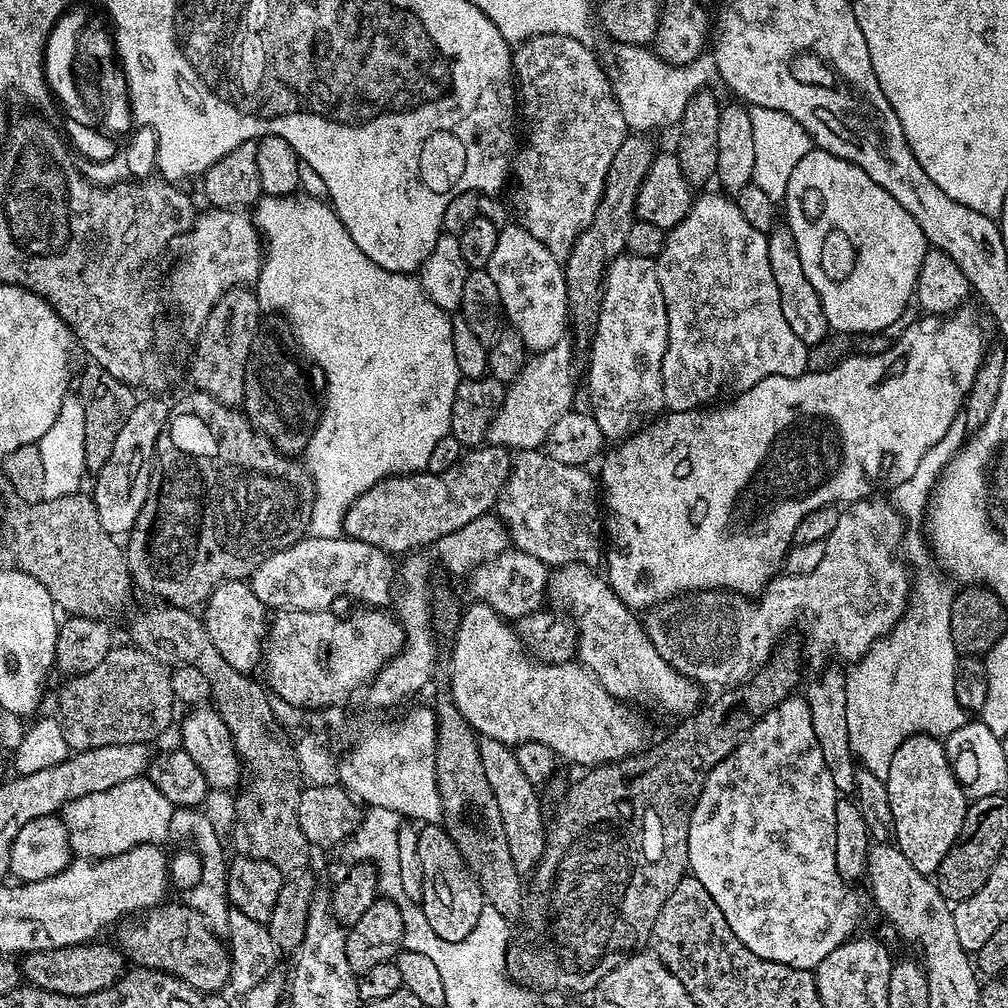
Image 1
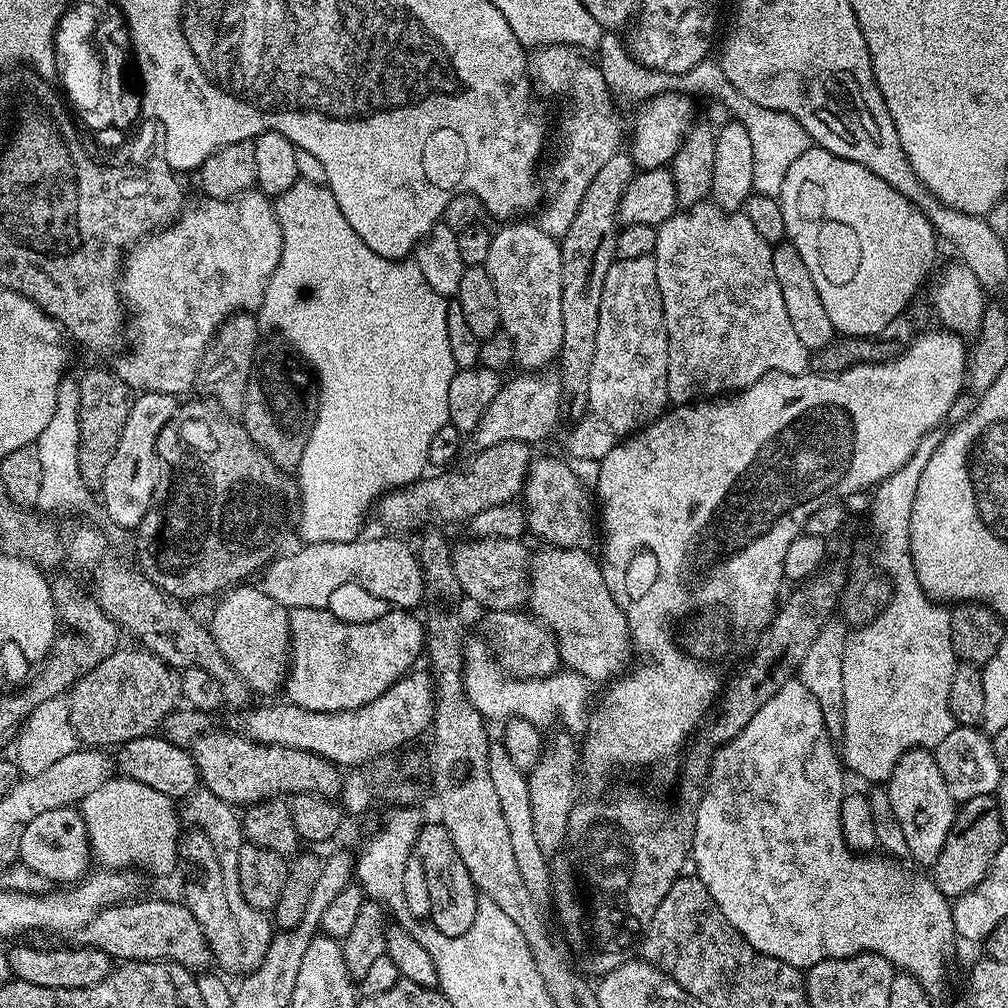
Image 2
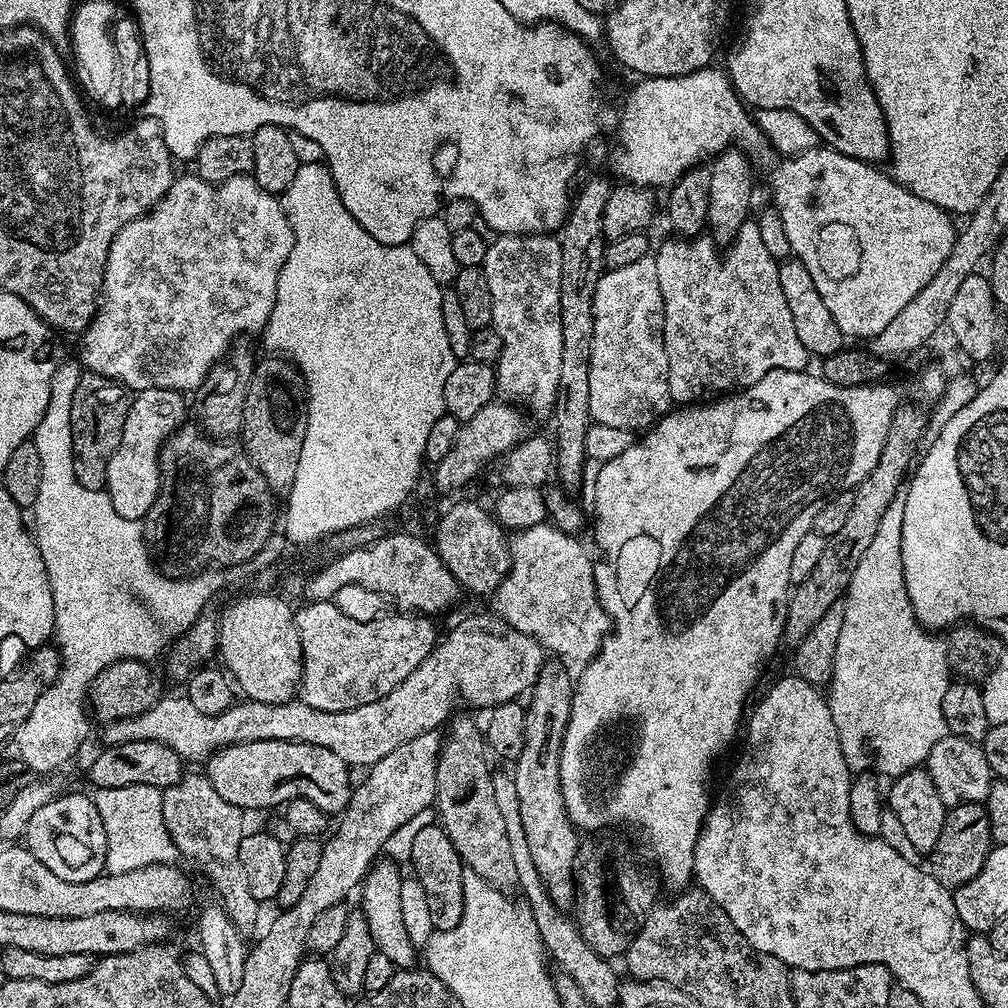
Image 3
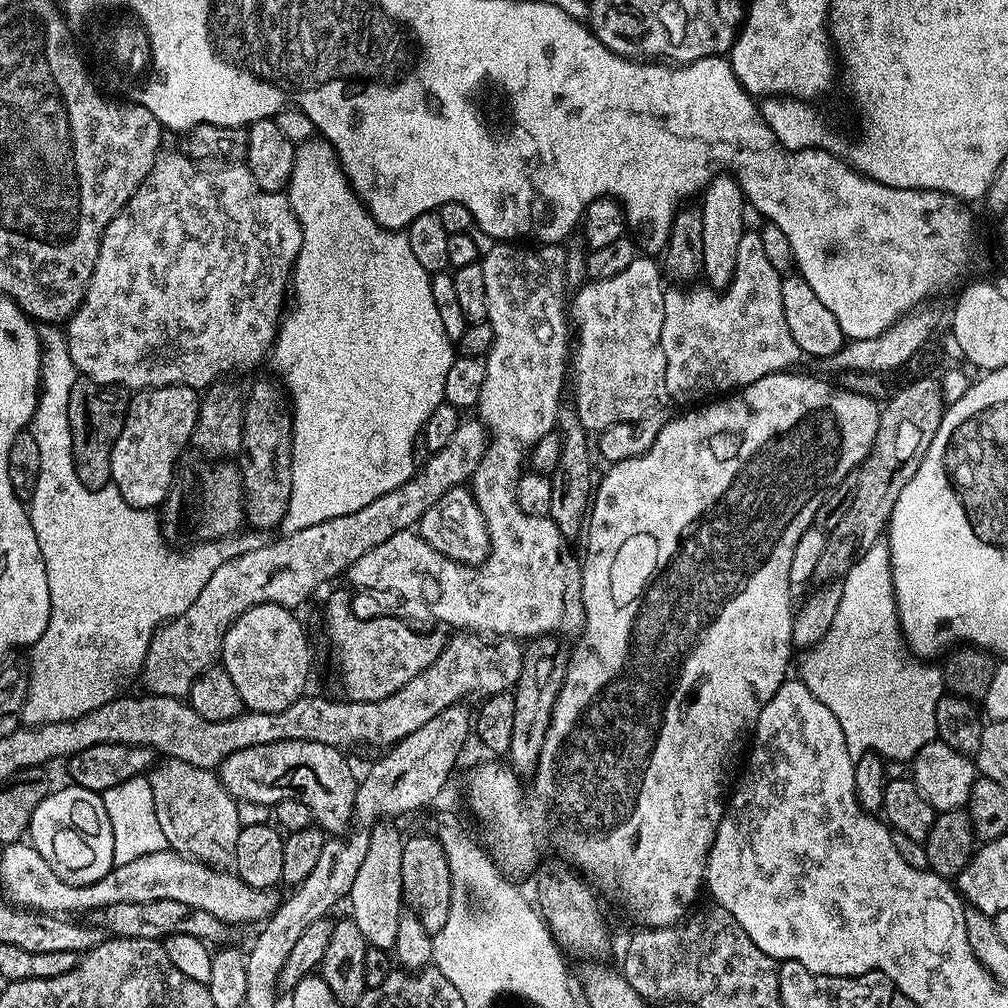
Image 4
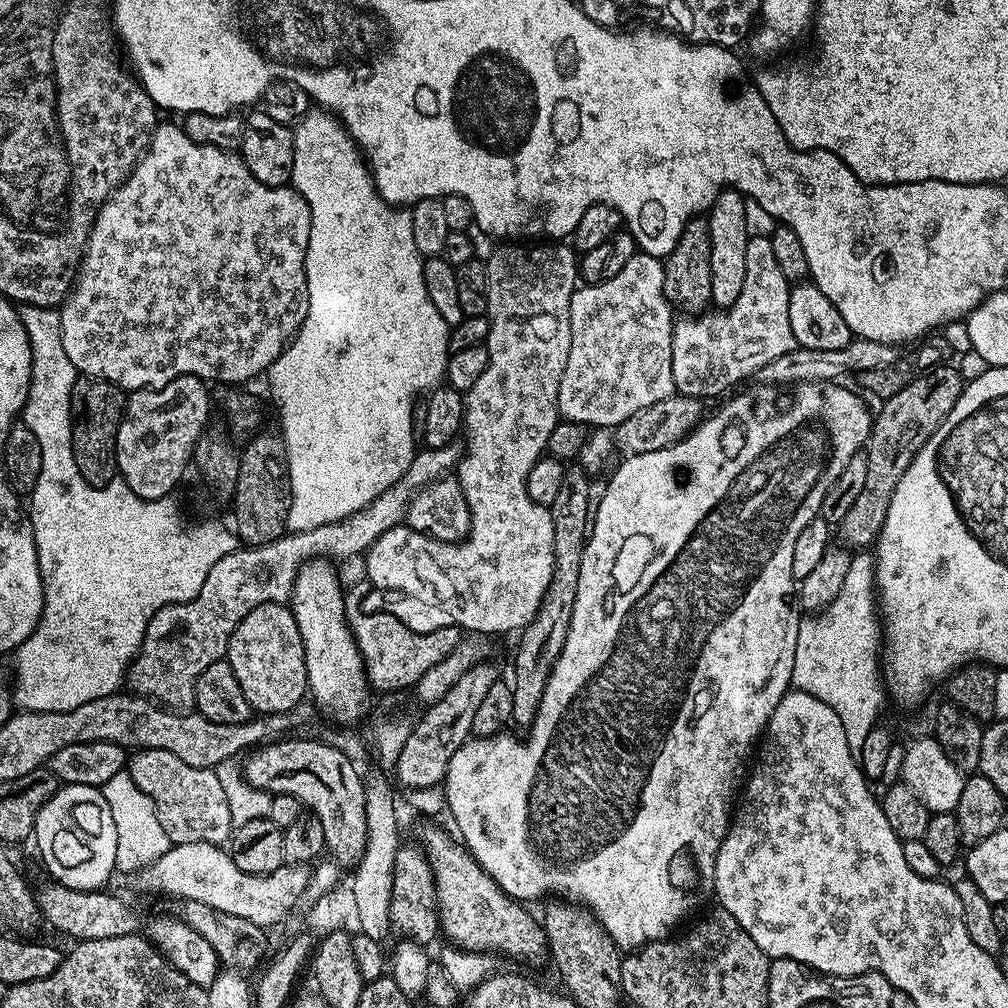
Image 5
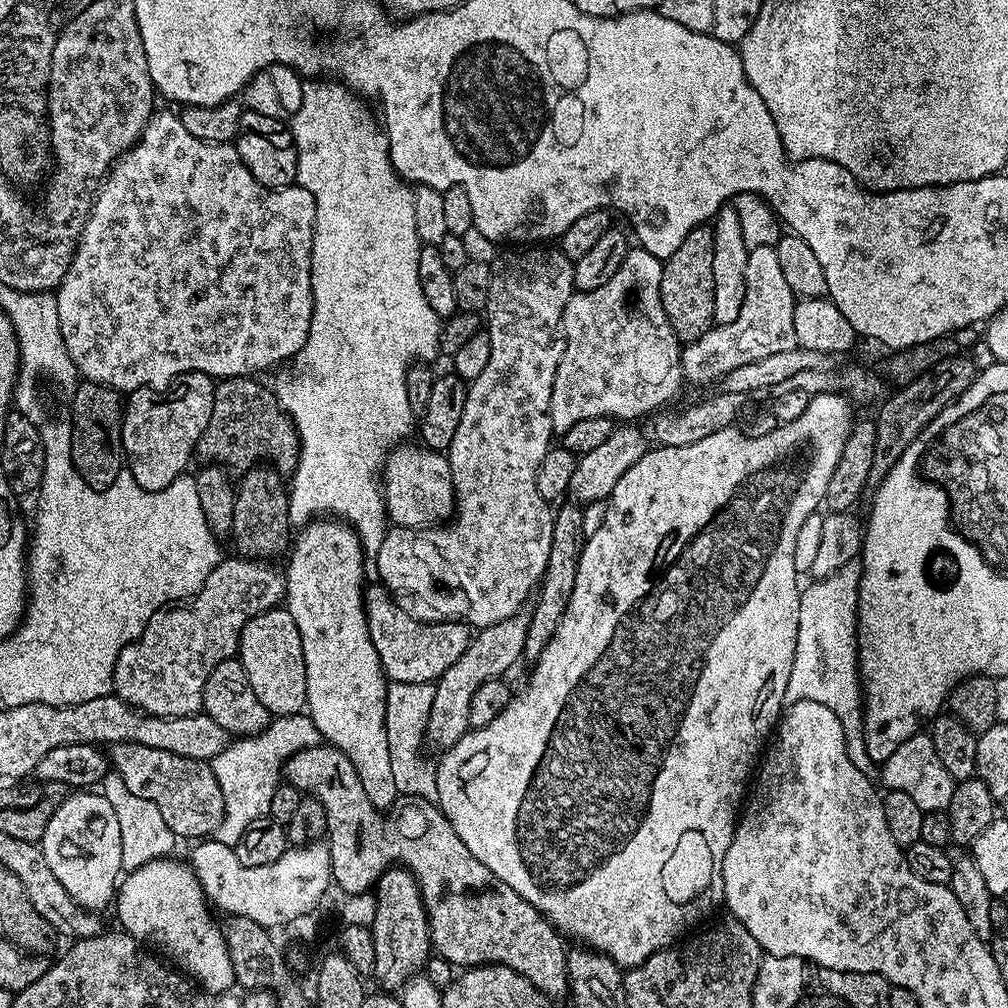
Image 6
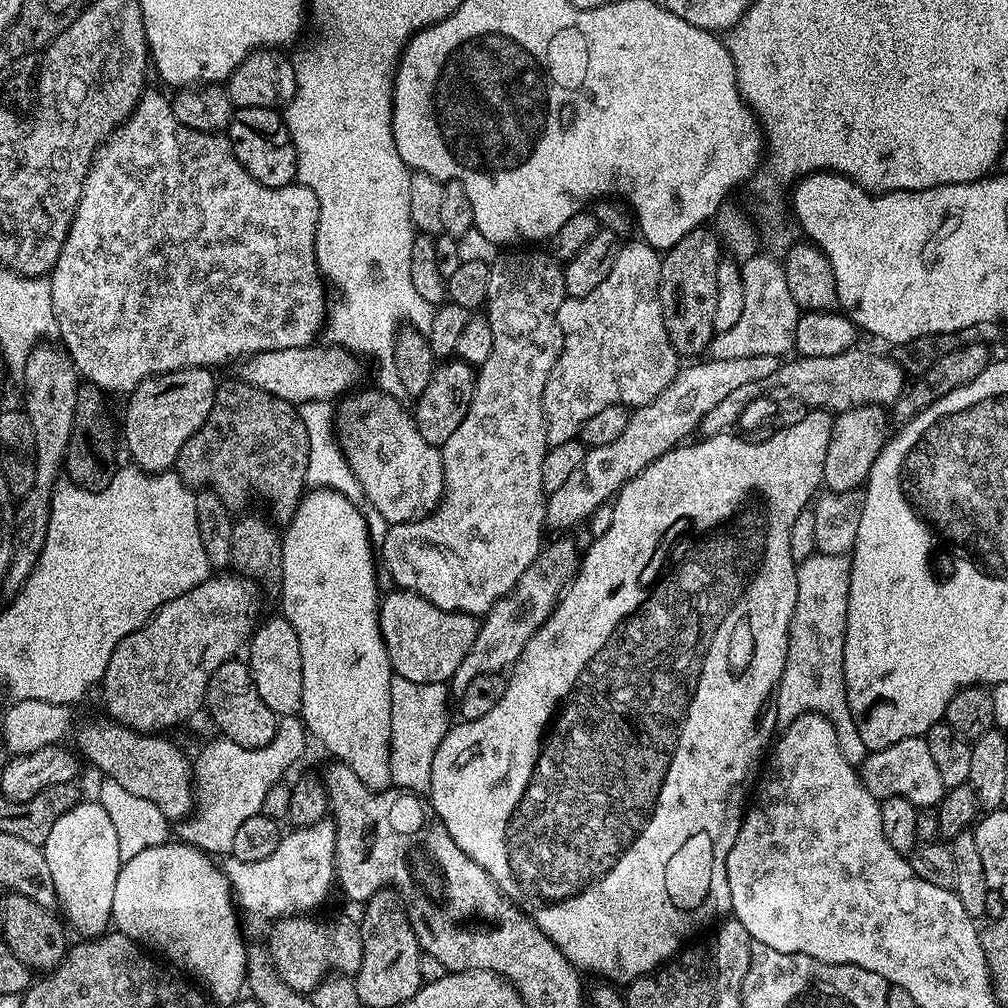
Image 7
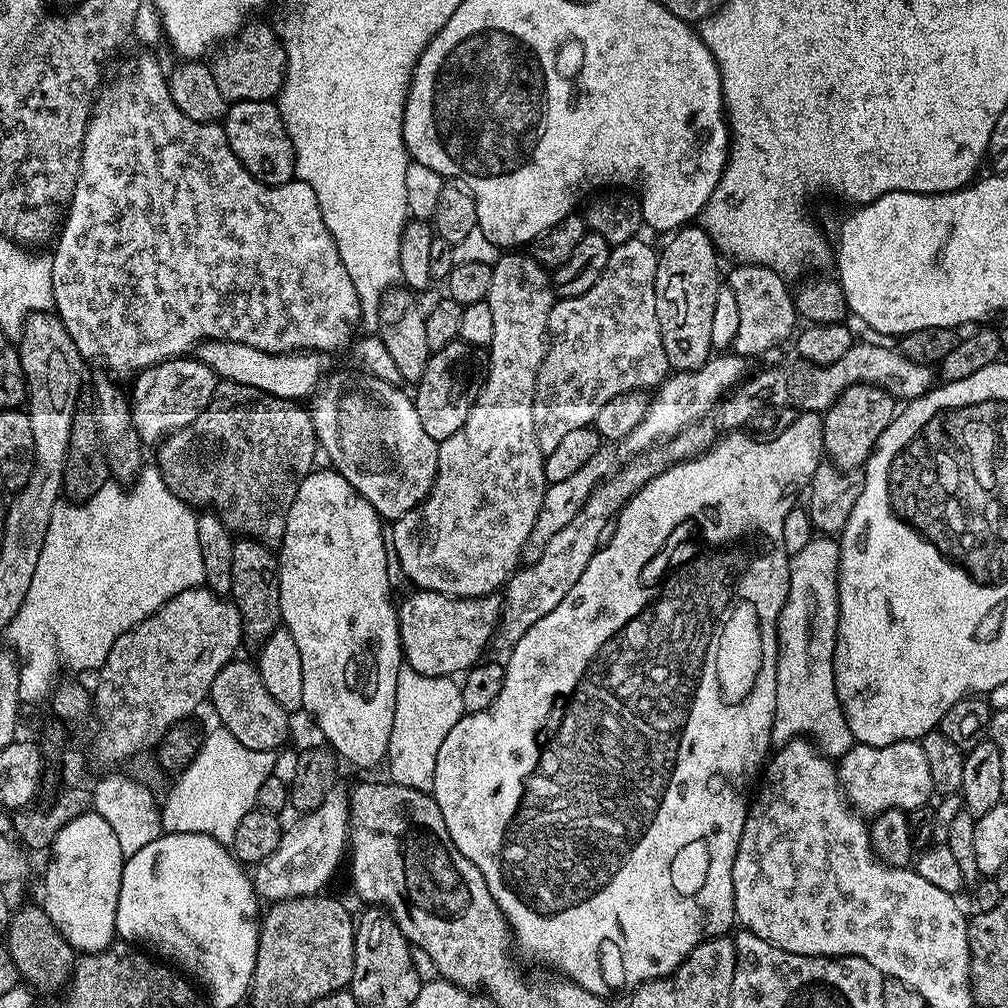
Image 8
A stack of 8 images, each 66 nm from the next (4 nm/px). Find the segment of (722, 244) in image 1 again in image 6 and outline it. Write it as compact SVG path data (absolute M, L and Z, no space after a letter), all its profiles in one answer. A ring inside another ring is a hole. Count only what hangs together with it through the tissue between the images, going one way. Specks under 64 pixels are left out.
M758 246L748 250L746 261L746 296L742 310L734 322L717 324L703 332L697 340L685 343L680 353L684 380L692 384L712 384L723 381L730 370L758 362L769 354L797 347L794 338L794 310L797 296L790 290L778 263L775 247Z

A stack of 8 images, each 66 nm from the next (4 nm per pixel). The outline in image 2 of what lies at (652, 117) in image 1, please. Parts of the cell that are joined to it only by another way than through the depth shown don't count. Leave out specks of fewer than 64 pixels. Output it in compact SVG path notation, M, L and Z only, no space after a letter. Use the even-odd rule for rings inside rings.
M606 30L599 40L599 46L596 49L596 64L602 74L603 81L606 82L608 91L619 107L633 106L639 107L645 101L659 96L664 92L677 91L680 89L684 92L705 92L710 98L718 97L721 106L728 110L731 117L736 118L740 111L757 111L759 113L770 111L769 107L760 106L756 102L750 102L744 94L739 94L734 89L726 74L721 70L720 64L712 58L703 60L688 72L686 76L666 75L664 72L652 71L648 67L642 66L631 55L623 39L615 31ZM692 91L692 92L691 92Z

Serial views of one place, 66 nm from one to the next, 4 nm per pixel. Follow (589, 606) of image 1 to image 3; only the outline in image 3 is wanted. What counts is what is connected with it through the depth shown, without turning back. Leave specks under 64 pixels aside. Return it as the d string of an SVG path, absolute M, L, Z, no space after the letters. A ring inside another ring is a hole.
M551 522L513 531L508 541L508 573L491 593L490 601L491 611L501 616L505 624L537 640L551 655L552 652L556 655L553 657L564 662L573 660L577 666L583 666L600 653L604 638L610 631L610 621L596 596L593 557L588 557L587 550L576 539L575 535L562 531Z

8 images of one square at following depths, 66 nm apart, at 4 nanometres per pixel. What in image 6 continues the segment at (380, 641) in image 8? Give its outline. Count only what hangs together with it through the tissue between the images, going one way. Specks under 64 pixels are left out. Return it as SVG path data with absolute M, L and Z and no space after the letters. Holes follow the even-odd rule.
M317 518L297 532L300 533L297 536L295 533L294 543L286 556L288 568L284 595L290 618L294 618L298 625L298 634L302 634L308 695L306 715L314 722L314 726L318 726L321 737L331 747L337 748L346 754L346 758L350 758L350 762L354 762L354 770L358 774L358 782L362 782L362 790L366 790L366 798L370 798L377 810L388 810L398 800L394 773L390 767L390 742L386 742L386 694L389 681L378 658L378 650L374 650L374 642L370 642L368 633L364 548L356 529L339 518Z

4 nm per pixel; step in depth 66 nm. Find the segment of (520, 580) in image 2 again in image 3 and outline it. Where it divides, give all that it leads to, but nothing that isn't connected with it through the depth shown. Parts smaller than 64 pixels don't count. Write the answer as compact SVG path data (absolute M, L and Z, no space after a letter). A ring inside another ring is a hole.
M460 500L439 513L434 529L434 547L440 553L440 561L454 574L461 589L473 592L476 596L487 597L508 573L508 541L506 532L497 524L493 513L472 500Z

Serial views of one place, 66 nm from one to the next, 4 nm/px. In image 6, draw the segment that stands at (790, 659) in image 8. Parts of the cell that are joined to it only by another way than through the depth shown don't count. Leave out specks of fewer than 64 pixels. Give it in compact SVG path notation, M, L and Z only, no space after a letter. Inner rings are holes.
M859 559L846 562L834 575L821 580L813 579L809 588L800 593L798 606L798 642L794 650L794 666L790 670L790 682L786 682L785 701L822 702L822 706L830 706L842 722L842 734L846 738L846 750L850 754L850 762L854 766L864 768L864 710L862 707L862 689L860 686L860 663L856 660L856 611L858 610L858 590L860 589Z

